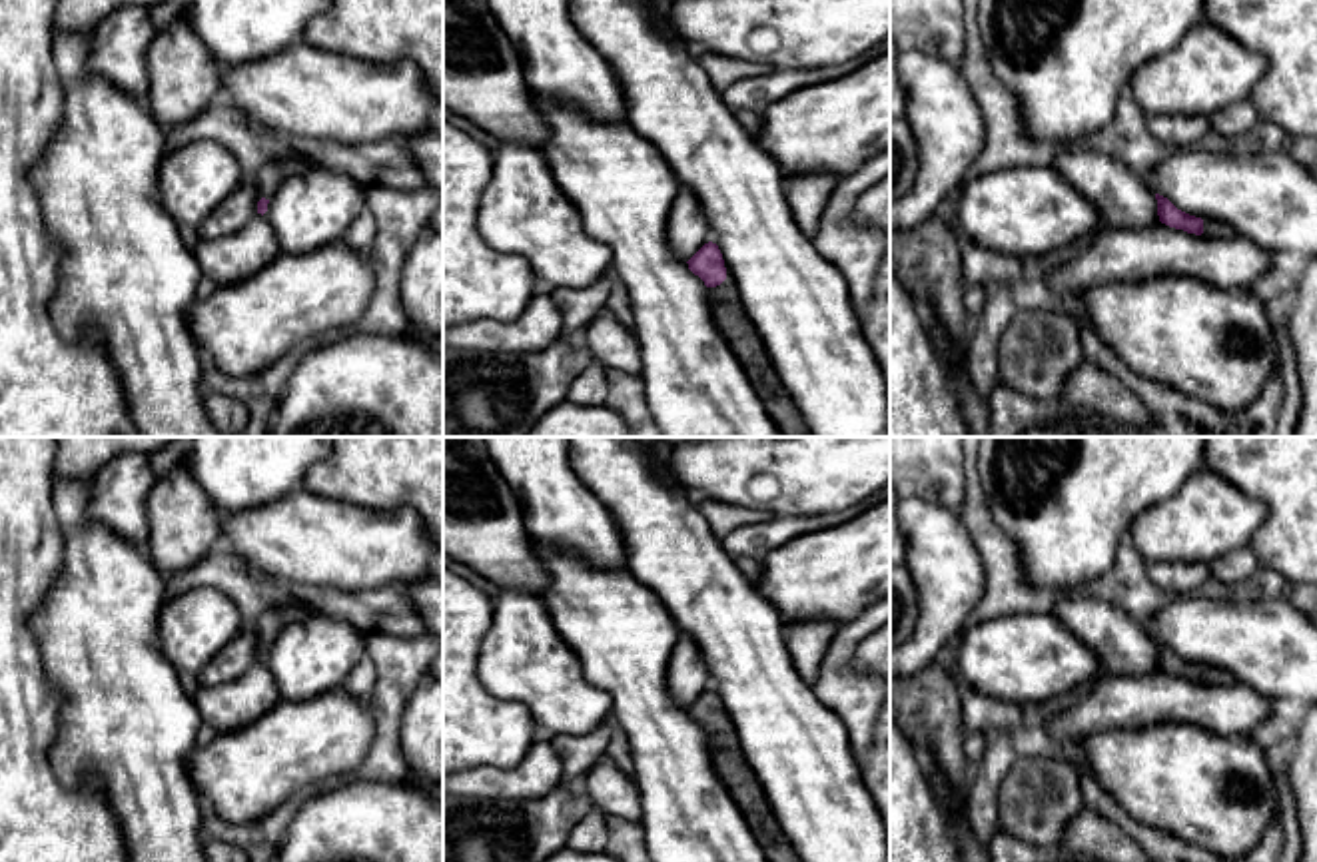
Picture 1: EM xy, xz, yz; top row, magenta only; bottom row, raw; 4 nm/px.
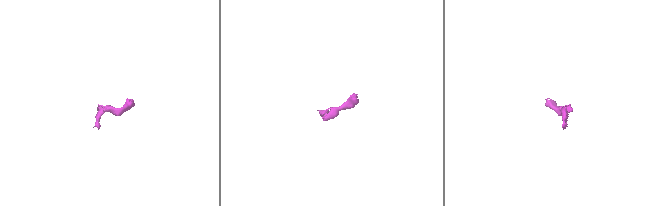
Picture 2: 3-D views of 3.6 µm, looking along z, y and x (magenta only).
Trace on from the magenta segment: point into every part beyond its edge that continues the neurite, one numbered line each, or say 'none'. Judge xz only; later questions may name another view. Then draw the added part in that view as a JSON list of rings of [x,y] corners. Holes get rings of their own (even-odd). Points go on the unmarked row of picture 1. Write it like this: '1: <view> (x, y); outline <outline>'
1: xz (731, 765); outline [[[728,716],[720,732],[708,734],[708,750],[718,778],[744,814],[768,862],[800,862],[796,850],[774,820]]]

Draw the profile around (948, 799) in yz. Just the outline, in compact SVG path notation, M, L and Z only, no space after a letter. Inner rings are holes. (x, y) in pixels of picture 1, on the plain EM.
M924 762L924 772L936 792L940 806L946 812L946 818L952 822L954 818L966 814L968 800L964 800L948 782L944 772L934 762Z

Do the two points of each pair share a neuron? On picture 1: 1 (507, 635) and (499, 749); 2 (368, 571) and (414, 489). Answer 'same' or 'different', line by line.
1: different
2: different

